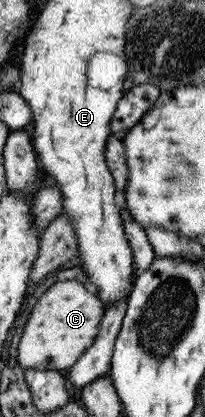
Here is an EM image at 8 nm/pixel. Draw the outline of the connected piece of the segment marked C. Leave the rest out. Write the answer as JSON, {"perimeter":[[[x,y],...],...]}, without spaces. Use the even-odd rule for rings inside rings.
{"perimeter":[[[73,279],[52,284],[51,288],[47,288],[45,294],[41,294],[41,298],[35,302],[29,320],[23,328],[16,350],[18,366],[22,371],[68,370],[77,361],[79,355],[91,346],[103,314],[103,304],[95,298],[87,285]]]}

